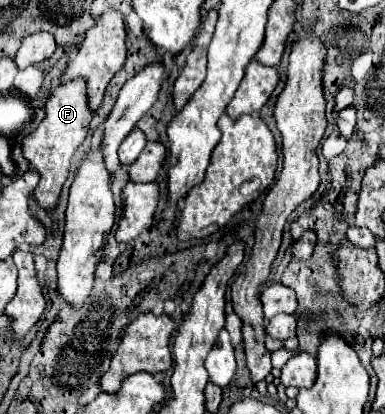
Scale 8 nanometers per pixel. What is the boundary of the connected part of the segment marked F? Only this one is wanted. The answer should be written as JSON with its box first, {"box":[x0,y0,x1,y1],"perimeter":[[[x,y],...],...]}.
{"box":[22,79,94,209],"perimeter":[[[72,79],[68,83],[60,83],[60,85],[52,87],[44,111],[46,111],[46,115],[44,115],[42,123],[38,125],[38,129],[22,139],[22,153],[24,153],[24,159],[30,165],[34,165],[34,169],[40,173],[40,183],[34,189],[36,201],[42,207],[52,209],[60,197],[60,191],[62,191],[68,175],[70,175],[72,155],[86,139],[88,129],[90,129],[90,121],[94,115],[94,111],[88,107],[86,81]]]}

